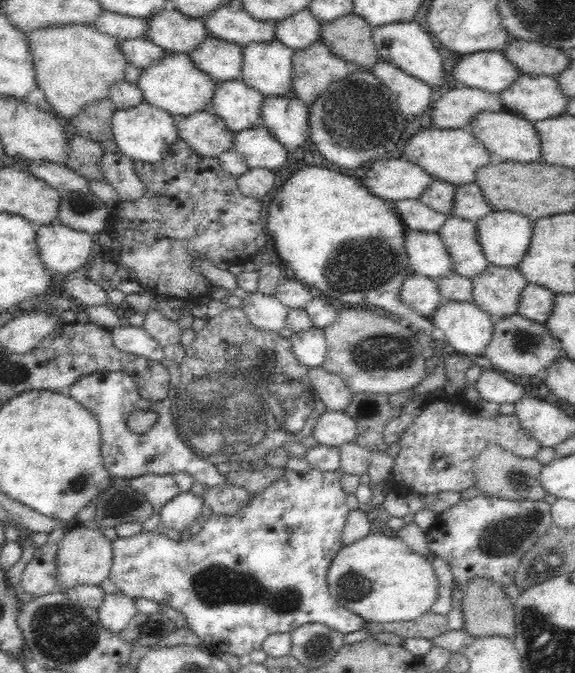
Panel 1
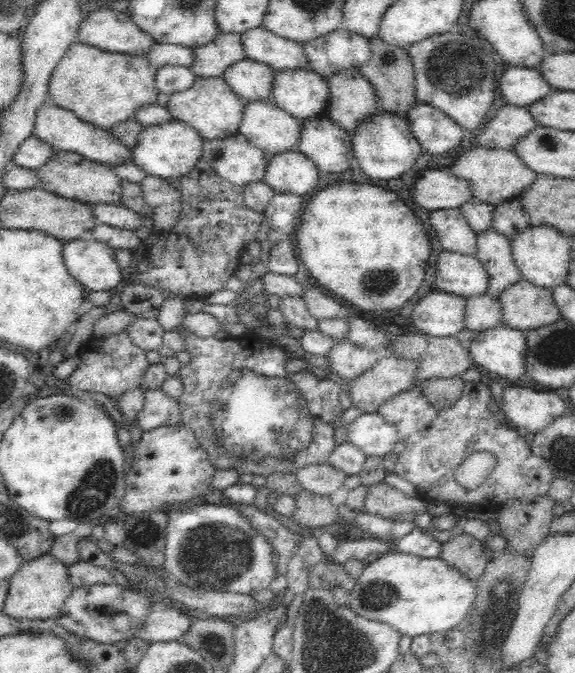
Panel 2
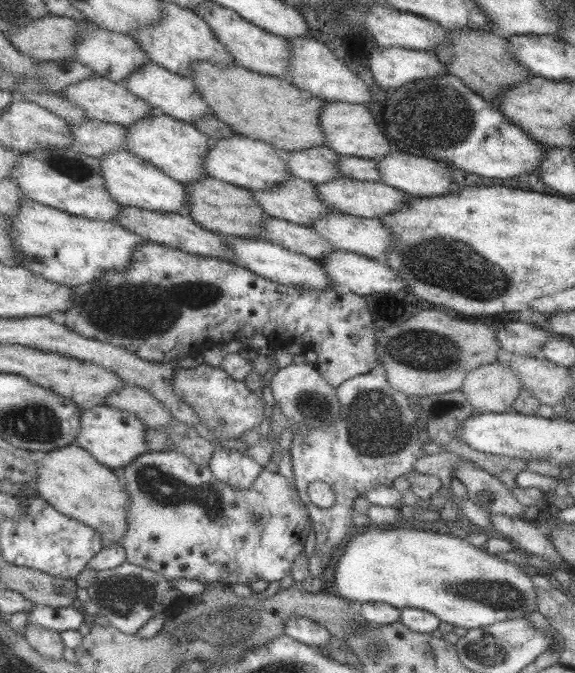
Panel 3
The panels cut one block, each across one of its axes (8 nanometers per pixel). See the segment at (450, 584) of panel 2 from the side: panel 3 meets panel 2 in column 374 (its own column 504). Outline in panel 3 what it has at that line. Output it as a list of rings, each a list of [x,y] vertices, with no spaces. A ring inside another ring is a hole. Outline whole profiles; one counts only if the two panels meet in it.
[[[409,524],[375,528],[367,526],[363,534],[357,534],[351,542],[343,544],[345,552],[335,566],[335,588],[341,598],[351,600],[353,606],[363,602],[389,604],[399,610],[415,608],[425,610],[437,616],[441,622],[461,626],[465,630],[485,628],[503,620],[525,618],[531,612],[537,612],[537,594],[531,582],[531,576],[521,570],[517,564],[503,562],[489,552],[483,552],[469,544],[469,540],[459,540],[451,534],[435,534],[413,530]]]

